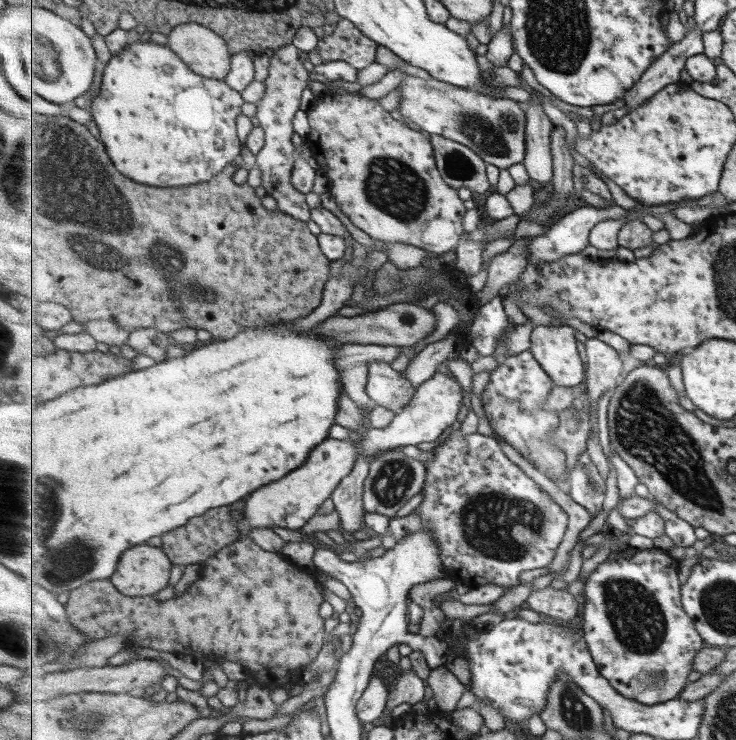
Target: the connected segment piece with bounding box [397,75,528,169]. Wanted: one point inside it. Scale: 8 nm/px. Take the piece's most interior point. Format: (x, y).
(495, 128)

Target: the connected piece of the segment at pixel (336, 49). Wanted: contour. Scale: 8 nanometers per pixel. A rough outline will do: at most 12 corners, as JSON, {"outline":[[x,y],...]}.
{"outline":[[341,19],[317,44],[313,66],[344,60],[360,70],[378,43]]}

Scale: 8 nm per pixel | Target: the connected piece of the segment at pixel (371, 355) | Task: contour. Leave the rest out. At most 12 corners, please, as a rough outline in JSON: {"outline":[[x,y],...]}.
{"outline":[[344,344],[337,367],[345,392],[372,412],[367,394],[369,364],[391,364],[401,356],[396,346]]}

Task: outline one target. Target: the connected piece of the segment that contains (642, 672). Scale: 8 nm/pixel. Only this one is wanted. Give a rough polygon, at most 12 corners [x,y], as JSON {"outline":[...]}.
{"outline":[[611,552],[584,637],[611,686],[677,699],[707,646],[679,562]]}

